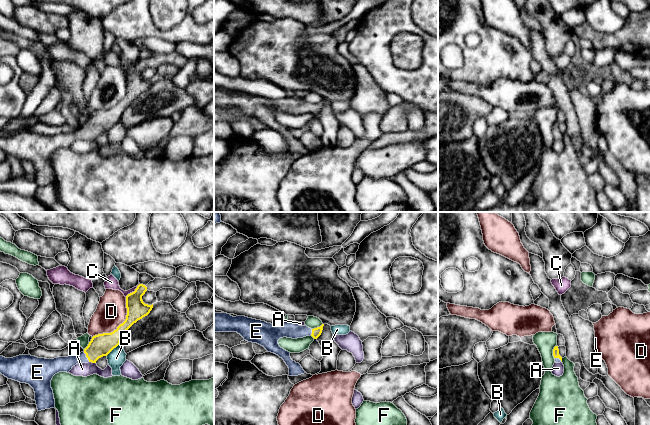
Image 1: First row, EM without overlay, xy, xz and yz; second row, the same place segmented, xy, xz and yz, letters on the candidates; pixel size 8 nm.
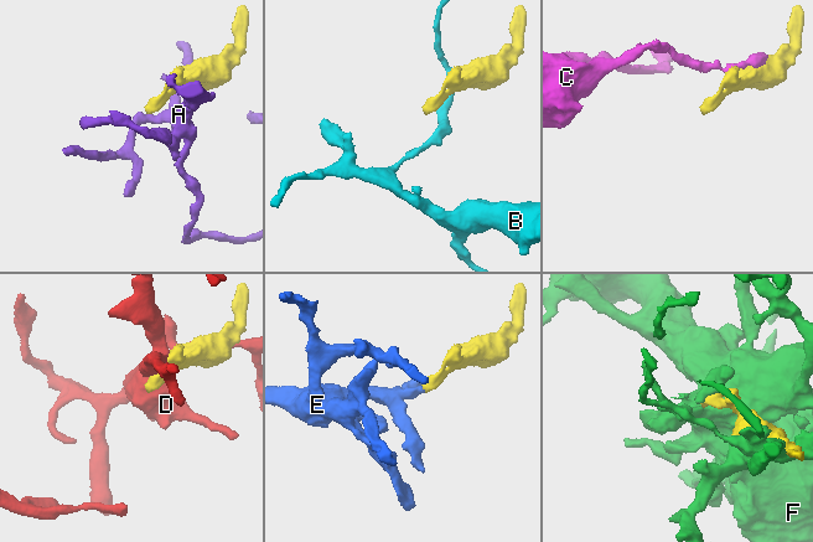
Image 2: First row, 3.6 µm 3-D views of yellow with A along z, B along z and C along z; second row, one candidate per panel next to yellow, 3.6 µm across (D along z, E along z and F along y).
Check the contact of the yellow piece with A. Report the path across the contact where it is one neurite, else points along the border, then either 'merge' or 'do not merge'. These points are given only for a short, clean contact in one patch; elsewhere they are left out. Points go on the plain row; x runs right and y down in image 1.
along xy (89, 137), (95, 139) | do not merge

